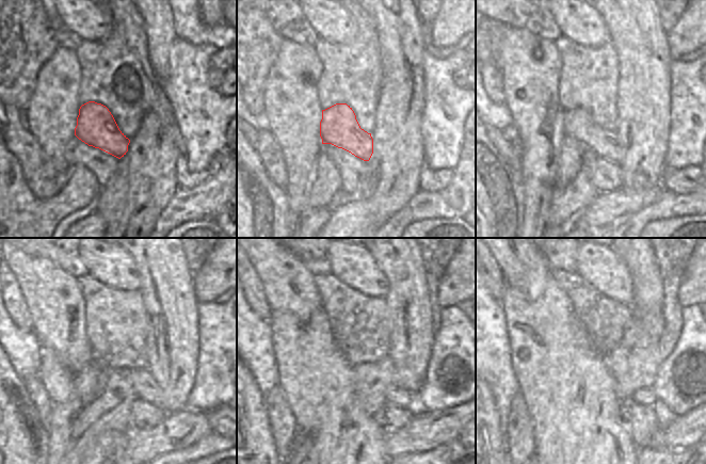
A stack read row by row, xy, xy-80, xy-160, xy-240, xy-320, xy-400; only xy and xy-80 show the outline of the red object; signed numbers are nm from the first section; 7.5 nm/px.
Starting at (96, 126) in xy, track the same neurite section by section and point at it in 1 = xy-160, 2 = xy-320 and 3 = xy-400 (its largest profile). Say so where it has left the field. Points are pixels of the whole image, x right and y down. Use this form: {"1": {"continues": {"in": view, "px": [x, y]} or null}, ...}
{"1": {"continues": {"in": "xy-160", "px": [577, 123]}}, "2": {"continues": {"in": "xy-320", "px": [395, 395]}}, "3": {"continues": {"in": "xy-400", "px": [646, 396]}}}

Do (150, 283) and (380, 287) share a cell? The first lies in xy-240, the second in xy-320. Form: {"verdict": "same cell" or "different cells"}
{"verdict": "different cells"}

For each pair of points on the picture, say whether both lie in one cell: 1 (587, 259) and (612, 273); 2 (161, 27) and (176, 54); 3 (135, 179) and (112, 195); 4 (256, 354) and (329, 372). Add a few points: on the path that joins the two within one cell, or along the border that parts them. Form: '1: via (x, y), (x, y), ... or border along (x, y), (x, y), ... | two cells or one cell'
1: via (593, 261), (606, 270) | one cell
2: border along (176, 36), (169, 51), (167, 70) | two cells
3: via (130, 185), (117, 195) | one cell
4: border along (271, 334), (272, 351), (279, 383) | two cells

